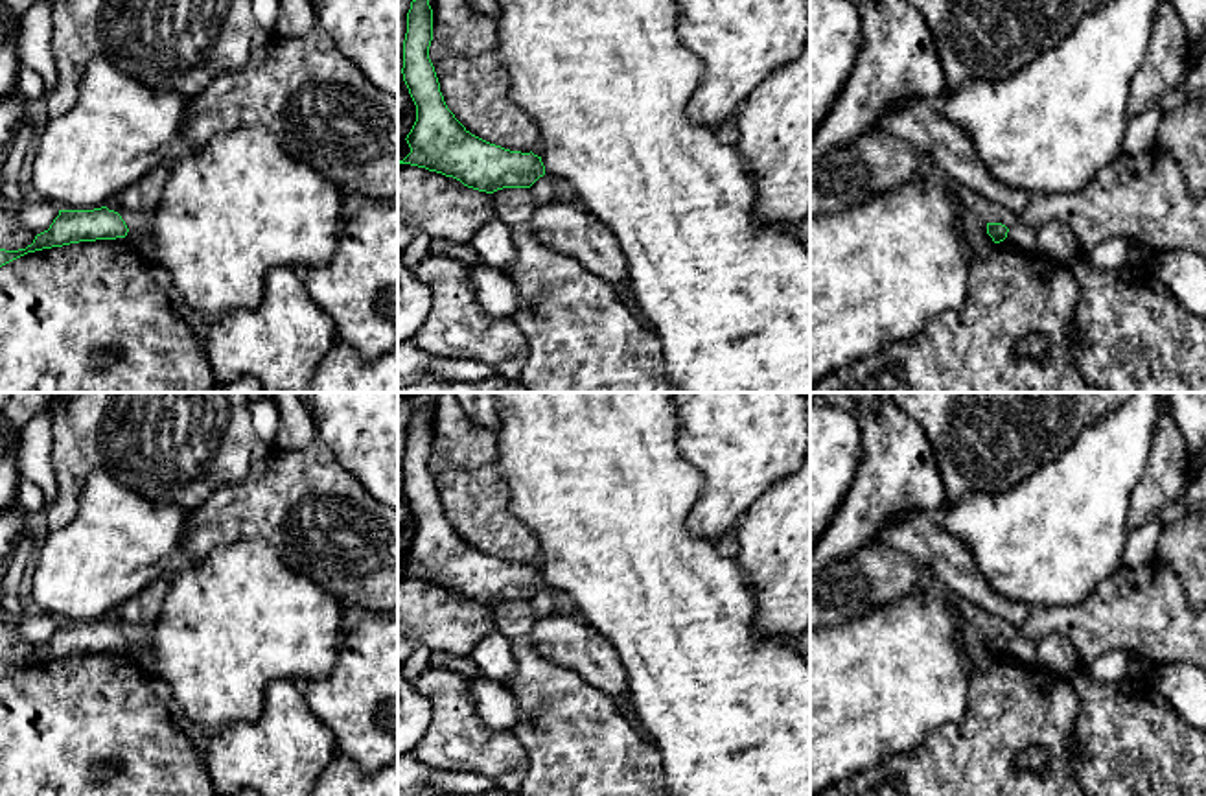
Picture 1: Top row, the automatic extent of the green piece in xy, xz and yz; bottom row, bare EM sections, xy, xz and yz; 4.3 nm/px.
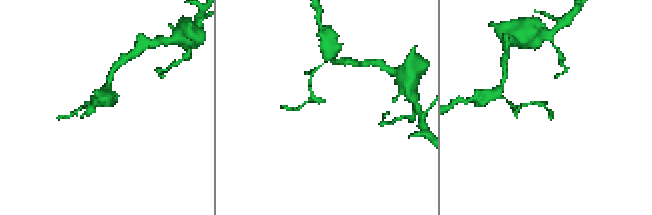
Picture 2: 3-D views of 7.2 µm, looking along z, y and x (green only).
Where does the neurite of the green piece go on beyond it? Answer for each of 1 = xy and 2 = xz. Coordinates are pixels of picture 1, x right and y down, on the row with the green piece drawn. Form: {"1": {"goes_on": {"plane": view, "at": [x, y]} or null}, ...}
{"1": {"goes_on": null}, "2": {"goes_on": null}}

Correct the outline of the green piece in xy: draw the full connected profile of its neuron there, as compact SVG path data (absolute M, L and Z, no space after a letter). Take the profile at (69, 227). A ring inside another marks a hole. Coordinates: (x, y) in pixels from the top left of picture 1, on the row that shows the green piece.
M107 206L94 210L59 210L48 230L35 236L26 249L0 249L0 267L35 251L63 247L79 241L116 240L129 232L122 216Z

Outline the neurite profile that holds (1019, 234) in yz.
M1018 221L1009 228L1005 240L1018 247L1022 252L1038 251L1035 232Z

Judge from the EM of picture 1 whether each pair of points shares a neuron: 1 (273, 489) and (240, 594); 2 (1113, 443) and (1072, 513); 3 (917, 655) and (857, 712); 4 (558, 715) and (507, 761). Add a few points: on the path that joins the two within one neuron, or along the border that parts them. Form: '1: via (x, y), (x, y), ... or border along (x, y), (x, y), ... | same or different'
1: border along (216, 548), (227, 542), (262, 538), (288, 568) | different
2: via (1109, 459), (1083, 496) | same
3: via (903, 669), (871, 697) | same
4: border along (512, 732), (527, 754), (527, 776) | different

